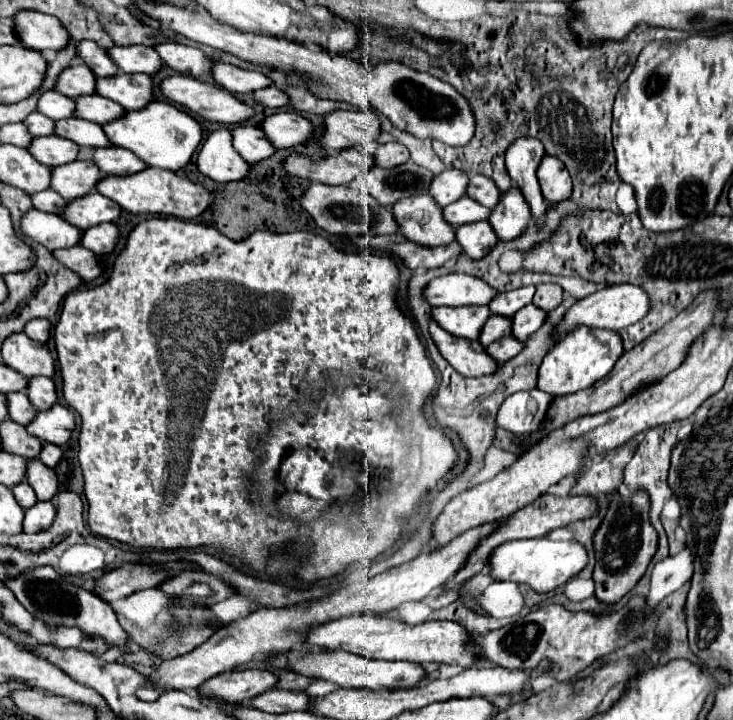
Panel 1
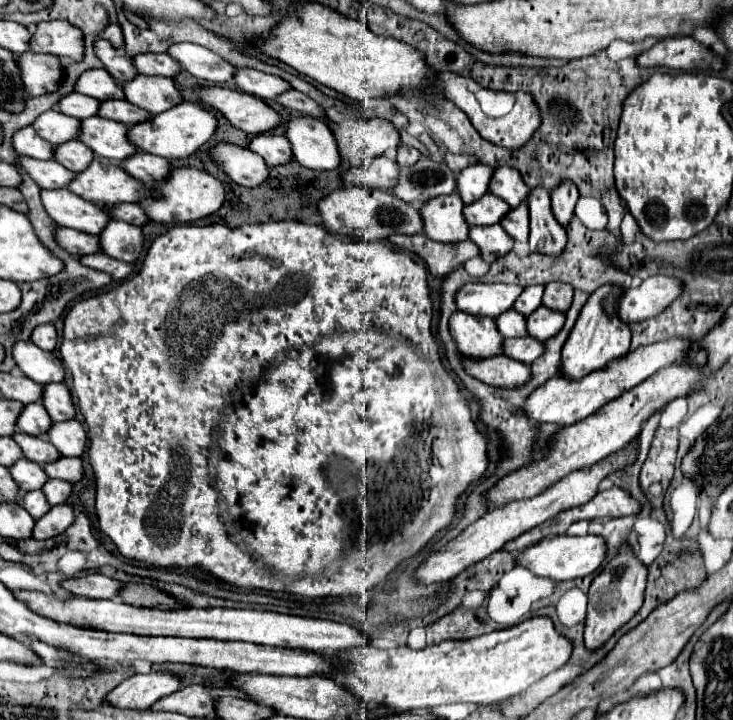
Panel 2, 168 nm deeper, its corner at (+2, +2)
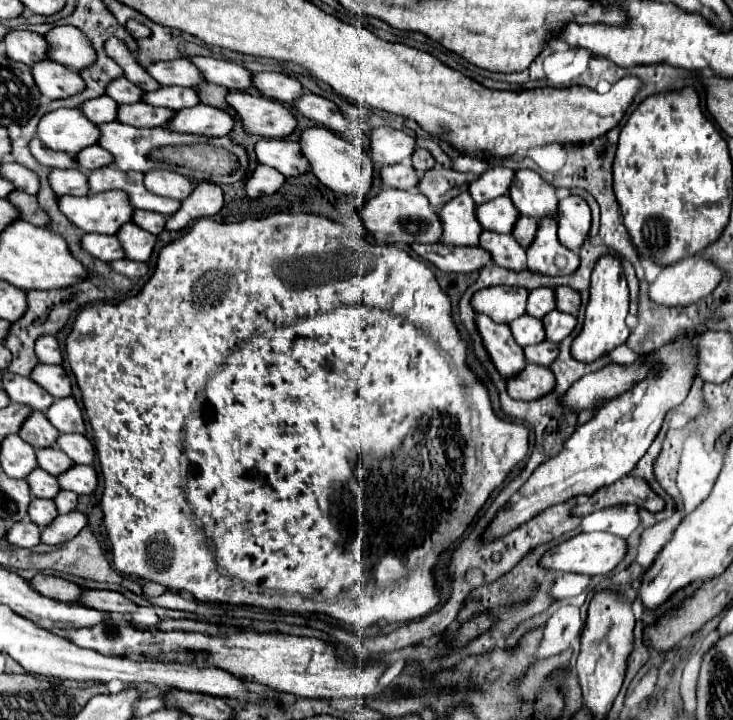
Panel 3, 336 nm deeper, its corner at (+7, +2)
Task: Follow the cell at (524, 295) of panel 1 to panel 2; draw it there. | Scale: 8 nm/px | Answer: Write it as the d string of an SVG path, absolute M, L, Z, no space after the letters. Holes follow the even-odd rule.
M531 285L531 287L527 287L523 293L521 293L521 297L517 299L517 305L515 305L515 309L519 311L519 313L523 313L523 315L529 315L529 313L533 313L535 309L539 309L541 307L541 297L543 297L543 285Z

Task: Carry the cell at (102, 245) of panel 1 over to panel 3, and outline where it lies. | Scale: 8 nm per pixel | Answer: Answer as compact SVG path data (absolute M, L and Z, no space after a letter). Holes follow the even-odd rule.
M124 223L120 227L120 231L116 233L122 249L124 249L124 257L132 259L132 261L148 261L156 243L156 237L140 227L136 227L134 223Z

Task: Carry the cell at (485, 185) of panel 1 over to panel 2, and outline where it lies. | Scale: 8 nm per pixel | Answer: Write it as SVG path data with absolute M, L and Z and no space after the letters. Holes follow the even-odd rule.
M499 167L497 173L493 175L493 187L491 193L507 201L511 207L517 207L519 203L527 201L531 187L523 181L521 173L513 167Z

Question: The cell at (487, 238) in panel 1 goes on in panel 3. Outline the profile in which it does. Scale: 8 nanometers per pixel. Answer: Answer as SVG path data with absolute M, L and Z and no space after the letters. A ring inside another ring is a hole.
M482 231L480 247L492 255L492 263L498 267L512 271L522 271L526 267L526 253L512 235Z

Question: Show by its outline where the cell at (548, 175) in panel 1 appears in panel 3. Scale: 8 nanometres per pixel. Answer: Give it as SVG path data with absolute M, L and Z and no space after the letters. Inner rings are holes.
M578 195L560 199L558 239L572 251L578 251L590 229L590 207Z

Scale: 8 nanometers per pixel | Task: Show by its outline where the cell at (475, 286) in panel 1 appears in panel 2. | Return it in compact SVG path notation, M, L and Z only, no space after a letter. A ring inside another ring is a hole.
M469 283L461 287L461 291L457 293L457 309L495 319L501 313L509 311L521 293L523 293L521 285Z

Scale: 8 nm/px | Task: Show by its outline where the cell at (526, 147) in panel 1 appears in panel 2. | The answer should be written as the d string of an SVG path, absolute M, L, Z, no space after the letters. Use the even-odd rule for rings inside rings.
M533 189L533 197L529 197L527 205L531 211L531 251L553 257L561 255L567 245L567 231L561 229L553 217L551 195L545 189Z

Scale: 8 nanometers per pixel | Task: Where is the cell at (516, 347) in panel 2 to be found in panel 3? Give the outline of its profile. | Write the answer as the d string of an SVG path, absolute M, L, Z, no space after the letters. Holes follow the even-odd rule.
M542 341L540 345L528 345L528 347L524 347L524 355L526 355L528 363L548 367L558 355L558 345L552 341Z

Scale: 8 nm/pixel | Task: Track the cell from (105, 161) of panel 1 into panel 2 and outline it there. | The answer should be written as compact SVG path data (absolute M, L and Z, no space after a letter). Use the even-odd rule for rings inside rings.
M139 151L133 157L129 157L129 161L123 161L123 169L131 177L137 177L139 181L143 181L145 185L157 185L169 177L171 163L163 157Z

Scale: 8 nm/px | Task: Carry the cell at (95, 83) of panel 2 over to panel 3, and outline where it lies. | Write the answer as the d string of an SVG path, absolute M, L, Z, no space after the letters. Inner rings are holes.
M118 77L106 85L106 95L112 97L118 105L122 103L136 103L142 97L142 89L124 77Z

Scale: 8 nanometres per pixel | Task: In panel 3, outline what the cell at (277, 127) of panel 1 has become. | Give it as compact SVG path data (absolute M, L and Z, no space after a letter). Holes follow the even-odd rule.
M308 127L308 129L304 129L300 133L298 143L302 147L304 157L310 163L312 173L320 179L320 183L324 183L326 187L330 187L336 193L352 195L352 197L358 197L358 199L366 197L366 193L370 191L370 185L372 185L374 165L372 165L372 159L368 157L368 153L362 145L348 143L326 127Z

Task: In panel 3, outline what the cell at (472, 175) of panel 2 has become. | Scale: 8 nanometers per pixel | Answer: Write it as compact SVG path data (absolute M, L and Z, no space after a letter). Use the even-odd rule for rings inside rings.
M488 167L478 179L474 179L468 187L476 205L482 205L494 197L506 195L514 171L506 167Z

